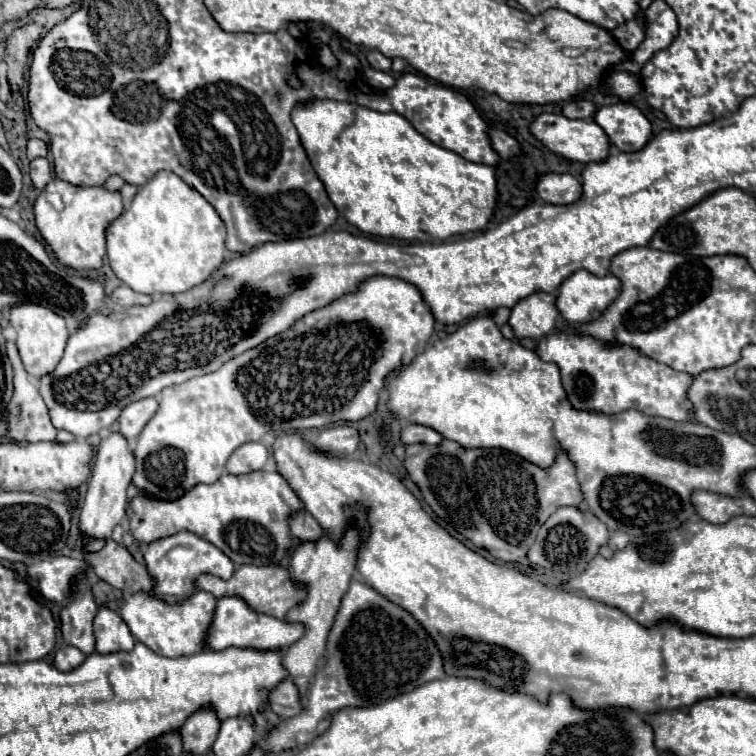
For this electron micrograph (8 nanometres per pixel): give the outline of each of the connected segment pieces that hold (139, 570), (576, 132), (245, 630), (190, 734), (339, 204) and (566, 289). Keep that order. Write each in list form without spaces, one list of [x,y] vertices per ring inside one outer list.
[[[112,539],[106,541],[98,555],[86,555],[86,561],[92,565],[92,571],[112,587],[122,591],[130,587],[130,591],[124,595],[154,589],[154,579],[150,577],[146,565],[138,563],[126,547],[118,545]]]
[[[540,113],[540,117],[532,123],[530,129],[550,151],[570,161],[596,163],[596,161],[604,161],[610,151],[610,139],[594,119],[568,119],[560,113]]]
[[[218,599],[214,619],[206,633],[206,649],[224,651],[228,647],[240,649],[258,649],[258,651],[284,651],[290,643],[302,637],[302,627],[290,627],[290,623],[274,619],[270,615],[254,615],[246,603],[238,603],[238,599]]]
[[[212,705],[194,711],[180,727],[186,751],[208,753],[218,737],[218,729],[220,729],[220,719]]]
[[[312,99],[296,103],[292,123],[300,133],[302,147],[330,201],[338,213],[362,233],[436,243],[454,235],[486,229],[490,215],[494,213],[496,169],[482,163],[470,163],[460,155],[430,143],[398,113],[380,113],[348,101]]]
[[[576,271],[558,289],[558,311],[564,321],[582,325],[598,319],[602,311],[618,297],[622,281],[614,275],[596,277],[590,271]]]

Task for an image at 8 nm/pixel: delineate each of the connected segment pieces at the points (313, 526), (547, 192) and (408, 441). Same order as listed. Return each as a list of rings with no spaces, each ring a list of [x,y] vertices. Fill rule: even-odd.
[[[300,511],[296,515],[292,515],[290,519],[290,529],[292,535],[302,541],[302,543],[310,543],[310,541],[318,541],[322,537],[322,527],[318,525],[318,521],[308,513],[308,511]]]
[[[548,173],[536,183],[538,195],[552,205],[572,205],[582,199],[582,185],[572,175]]]
[[[404,425],[402,427],[402,443],[404,445],[414,445],[414,443],[426,443],[426,445],[434,445],[440,443],[442,435],[430,427],[424,425]]]

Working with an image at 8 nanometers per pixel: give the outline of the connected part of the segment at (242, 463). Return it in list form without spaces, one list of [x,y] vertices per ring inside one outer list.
[[[244,443],[230,455],[226,471],[232,475],[246,475],[252,471],[258,471],[266,465],[268,461],[268,449],[260,443]]]

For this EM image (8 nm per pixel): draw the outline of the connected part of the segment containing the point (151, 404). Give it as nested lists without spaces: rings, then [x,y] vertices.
[[[154,397],[140,399],[140,401],[126,405],[118,417],[118,431],[128,441],[134,441],[142,433],[142,429],[146,427],[146,423],[152,419],[152,415],[156,411],[158,411],[158,401]]]

